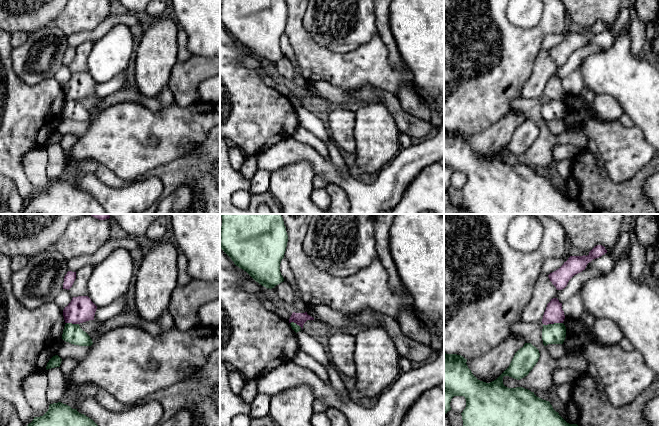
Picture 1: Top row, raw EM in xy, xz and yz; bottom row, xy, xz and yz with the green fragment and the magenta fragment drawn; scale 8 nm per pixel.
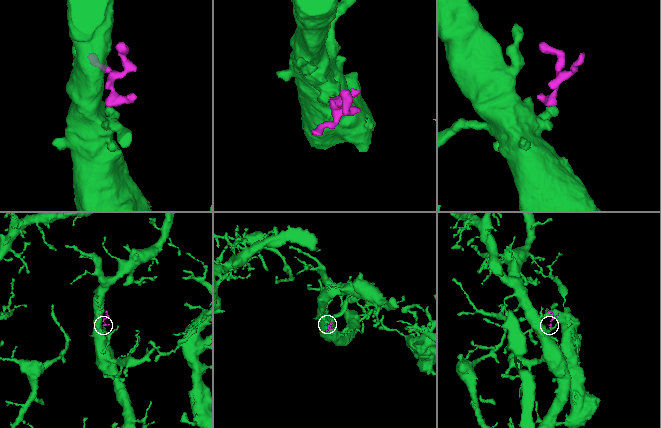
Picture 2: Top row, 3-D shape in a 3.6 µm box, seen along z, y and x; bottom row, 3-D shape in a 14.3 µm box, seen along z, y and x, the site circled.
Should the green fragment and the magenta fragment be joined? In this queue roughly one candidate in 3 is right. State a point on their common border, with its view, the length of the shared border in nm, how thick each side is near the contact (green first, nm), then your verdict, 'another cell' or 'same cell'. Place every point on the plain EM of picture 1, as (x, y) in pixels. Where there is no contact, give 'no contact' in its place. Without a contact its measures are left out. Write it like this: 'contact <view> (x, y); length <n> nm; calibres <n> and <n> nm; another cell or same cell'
contact yz (554, 99); length 150 nm; calibres 160 and 140 nm; another cell

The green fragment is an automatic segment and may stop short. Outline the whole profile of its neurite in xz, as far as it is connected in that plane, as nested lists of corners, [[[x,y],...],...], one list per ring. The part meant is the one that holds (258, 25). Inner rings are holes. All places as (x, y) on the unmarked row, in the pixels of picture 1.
[[[222,0],[220,5],[220,24],[267,65],[284,57],[280,39],[287,18],[284,0]]]

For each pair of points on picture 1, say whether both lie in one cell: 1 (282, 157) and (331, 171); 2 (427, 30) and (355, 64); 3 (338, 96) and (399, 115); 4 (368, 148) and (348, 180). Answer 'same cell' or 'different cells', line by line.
1: same cell
2: different cells
3: same cell
4: different cells

